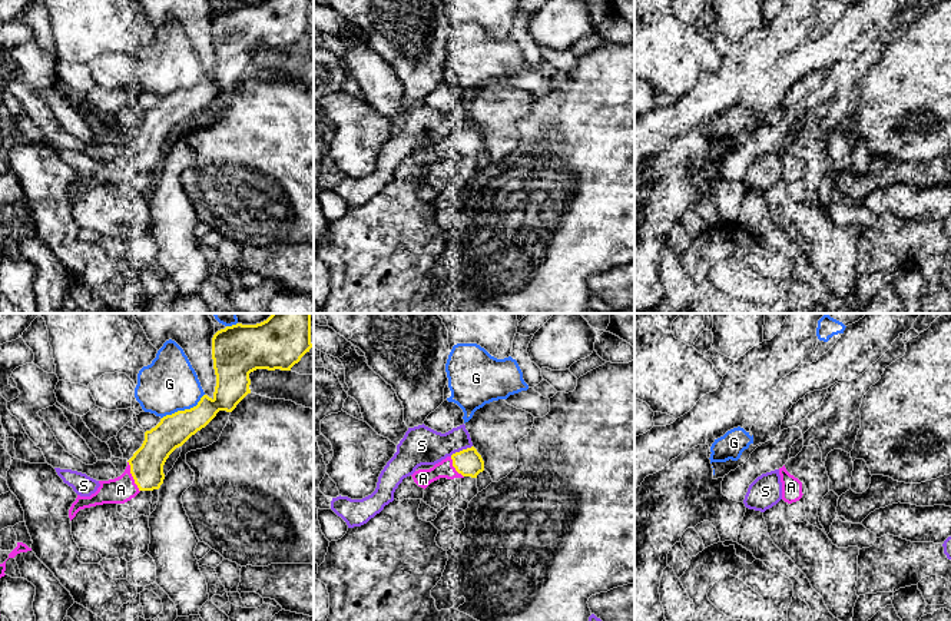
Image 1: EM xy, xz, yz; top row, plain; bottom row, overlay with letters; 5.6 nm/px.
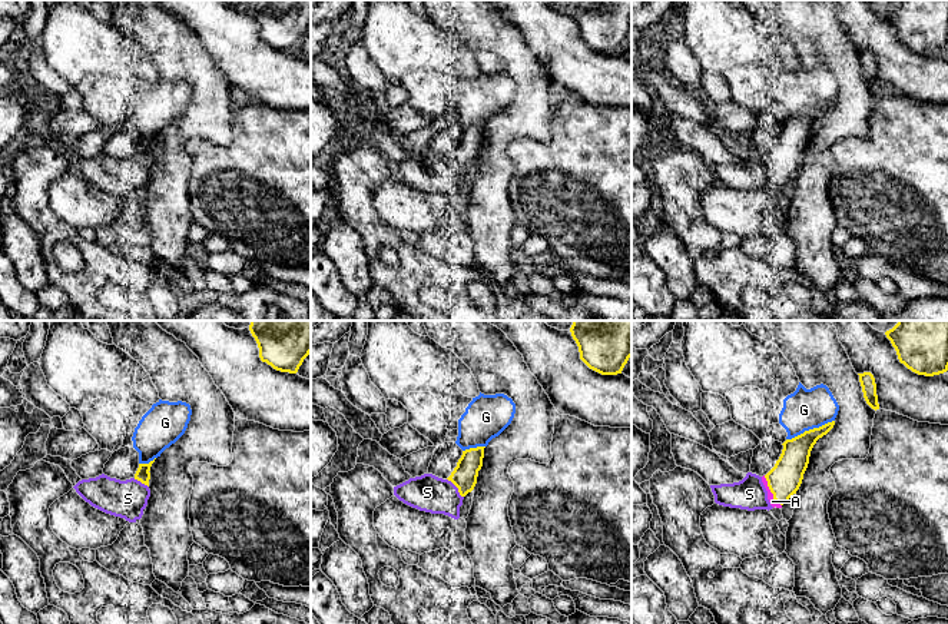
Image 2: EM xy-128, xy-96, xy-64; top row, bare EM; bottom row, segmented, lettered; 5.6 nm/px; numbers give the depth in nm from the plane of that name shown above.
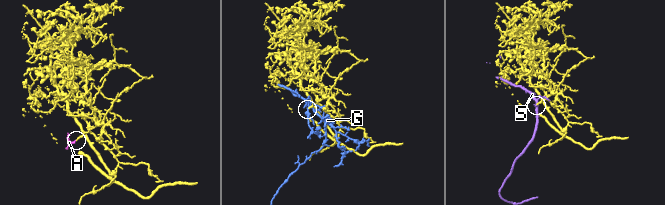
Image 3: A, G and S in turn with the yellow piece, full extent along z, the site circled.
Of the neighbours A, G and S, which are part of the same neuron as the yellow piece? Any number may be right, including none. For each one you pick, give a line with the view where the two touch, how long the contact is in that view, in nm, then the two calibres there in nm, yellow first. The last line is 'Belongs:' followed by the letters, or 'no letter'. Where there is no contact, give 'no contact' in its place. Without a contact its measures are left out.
A: meets yellow in xy; contact 190 nm long; 190 nm thick on the yellow side, 150 nm on the other
Belongs: A

